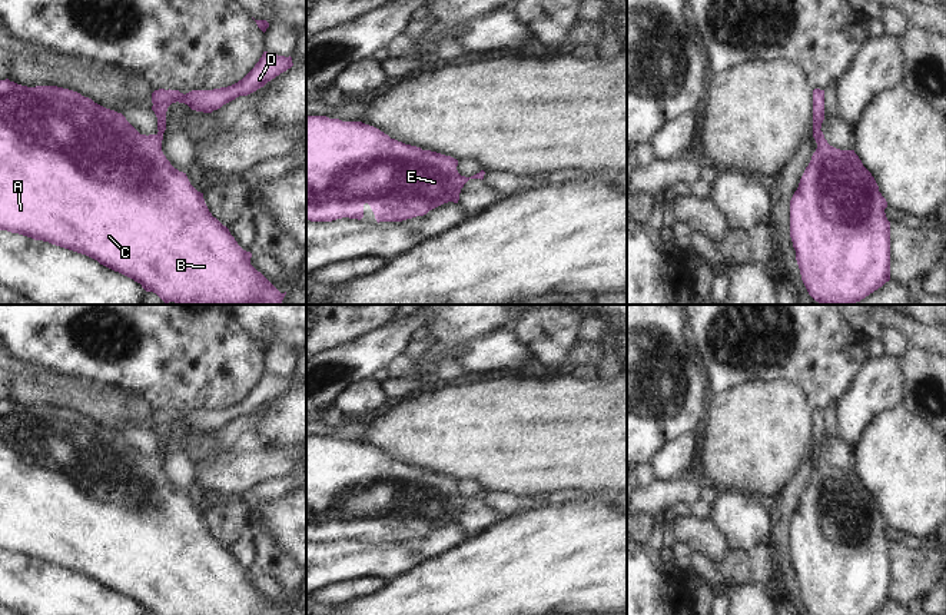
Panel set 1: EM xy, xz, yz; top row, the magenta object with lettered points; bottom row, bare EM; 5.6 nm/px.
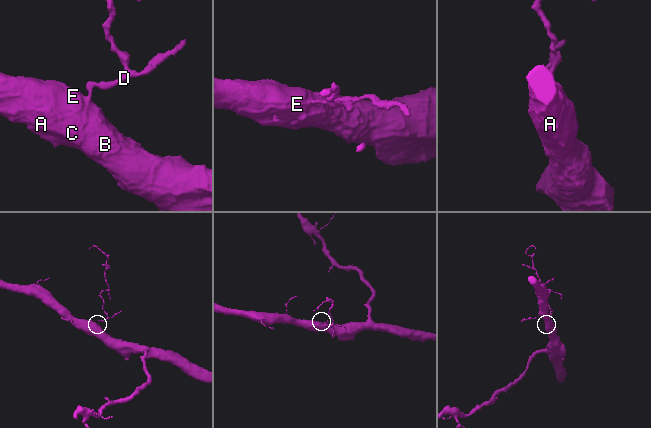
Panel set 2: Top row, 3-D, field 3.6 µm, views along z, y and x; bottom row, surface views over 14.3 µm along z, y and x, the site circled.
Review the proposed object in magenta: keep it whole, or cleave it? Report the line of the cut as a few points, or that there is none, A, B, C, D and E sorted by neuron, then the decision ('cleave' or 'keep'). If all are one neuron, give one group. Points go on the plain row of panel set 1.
cut none; groups A B C D E; keep

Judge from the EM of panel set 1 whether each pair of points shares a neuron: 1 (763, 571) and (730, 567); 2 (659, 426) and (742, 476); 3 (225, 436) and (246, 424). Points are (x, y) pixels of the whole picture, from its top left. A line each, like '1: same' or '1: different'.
1: same
2: different
3: same

